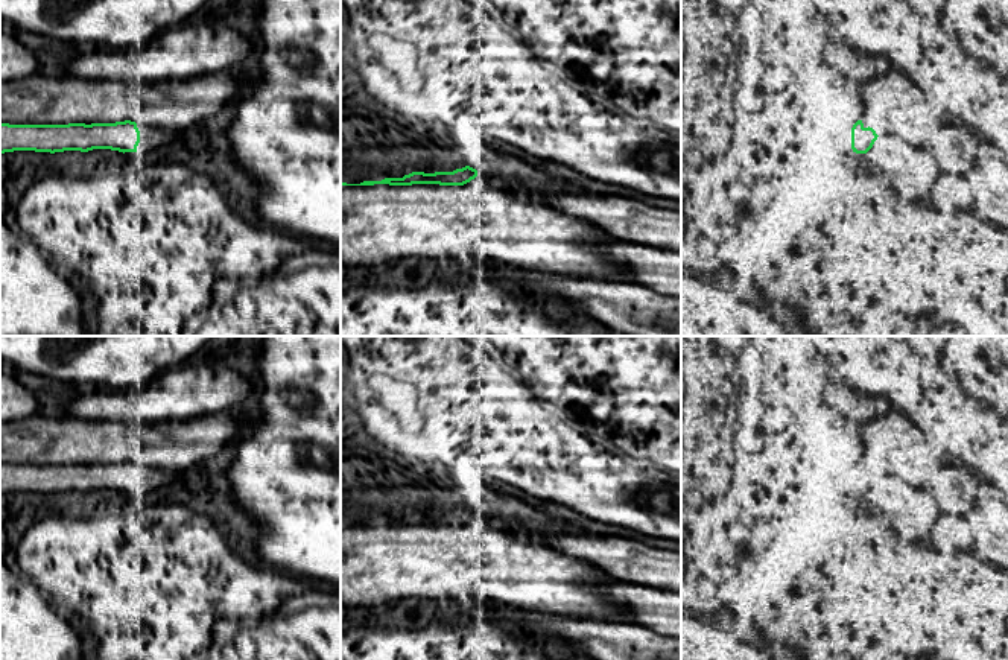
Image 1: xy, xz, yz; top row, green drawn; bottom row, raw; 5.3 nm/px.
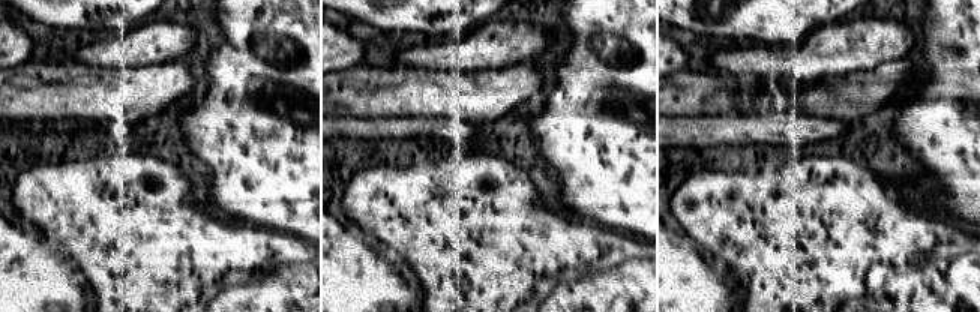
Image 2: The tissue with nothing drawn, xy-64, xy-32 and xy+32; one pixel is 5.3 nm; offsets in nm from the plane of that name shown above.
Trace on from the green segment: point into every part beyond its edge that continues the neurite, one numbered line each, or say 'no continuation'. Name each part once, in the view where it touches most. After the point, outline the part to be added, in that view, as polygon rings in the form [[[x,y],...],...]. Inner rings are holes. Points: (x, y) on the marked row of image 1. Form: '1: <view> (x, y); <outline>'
1: xy (151, 139); [[[137,123],[137,128],[140,131],[137,154],[140,155],[158,149],[169,141],[175,141],[181,135],[181,131],[152,128],[141,123]]]

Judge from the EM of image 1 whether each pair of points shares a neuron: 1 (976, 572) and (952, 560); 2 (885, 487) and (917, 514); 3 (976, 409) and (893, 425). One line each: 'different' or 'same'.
1: same
2: same
3: different

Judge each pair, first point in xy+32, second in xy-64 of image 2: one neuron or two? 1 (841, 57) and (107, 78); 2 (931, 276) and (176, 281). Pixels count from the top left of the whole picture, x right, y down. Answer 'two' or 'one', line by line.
1: two
2: one

